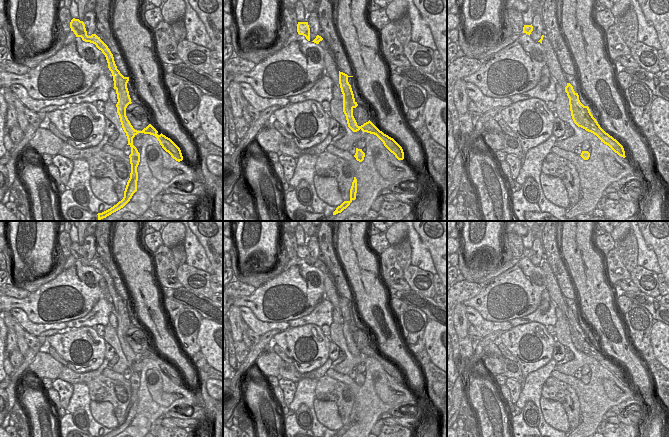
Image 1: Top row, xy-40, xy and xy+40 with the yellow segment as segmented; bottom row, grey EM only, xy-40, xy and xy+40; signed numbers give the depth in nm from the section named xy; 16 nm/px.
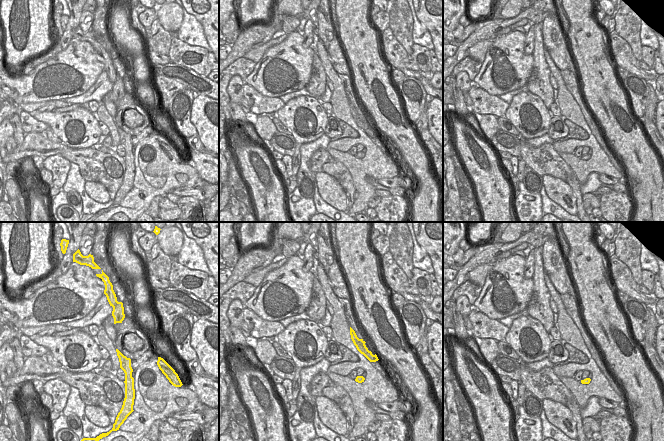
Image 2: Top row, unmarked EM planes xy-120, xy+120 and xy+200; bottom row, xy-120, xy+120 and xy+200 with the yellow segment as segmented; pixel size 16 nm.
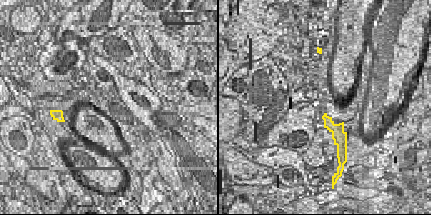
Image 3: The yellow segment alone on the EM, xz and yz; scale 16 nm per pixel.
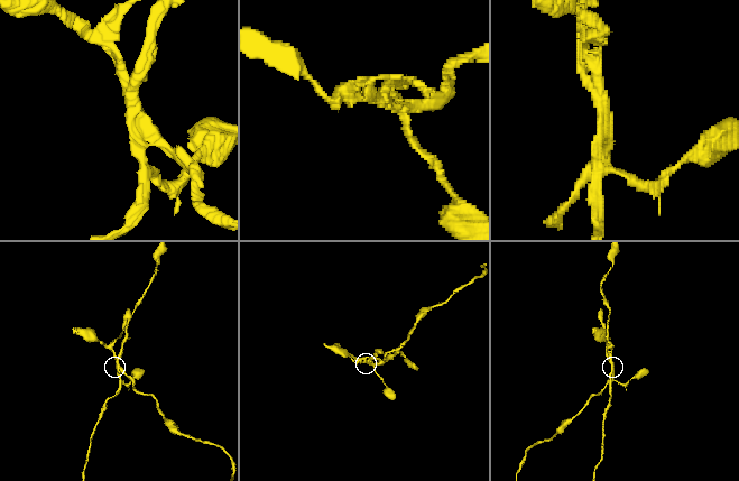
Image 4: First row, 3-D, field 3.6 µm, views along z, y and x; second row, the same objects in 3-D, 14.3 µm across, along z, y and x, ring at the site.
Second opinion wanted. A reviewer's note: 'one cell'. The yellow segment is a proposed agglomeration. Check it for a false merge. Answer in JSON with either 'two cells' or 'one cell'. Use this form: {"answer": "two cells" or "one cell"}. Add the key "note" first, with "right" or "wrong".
{"note": "wrong", "answer": "two cells"}

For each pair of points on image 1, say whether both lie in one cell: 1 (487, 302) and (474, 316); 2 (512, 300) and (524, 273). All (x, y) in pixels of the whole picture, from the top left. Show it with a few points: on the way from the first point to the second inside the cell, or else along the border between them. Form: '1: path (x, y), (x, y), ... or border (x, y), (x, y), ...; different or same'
1: border (466, 306), (472, 306), (487, 320), (499, 322); different
2: path (515, 293), (524, 283), (524, 280); same

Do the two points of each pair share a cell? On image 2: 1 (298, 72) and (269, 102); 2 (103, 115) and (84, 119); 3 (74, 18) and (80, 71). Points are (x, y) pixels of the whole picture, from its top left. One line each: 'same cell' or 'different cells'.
1: different cells
2: different cells
3: different cells

